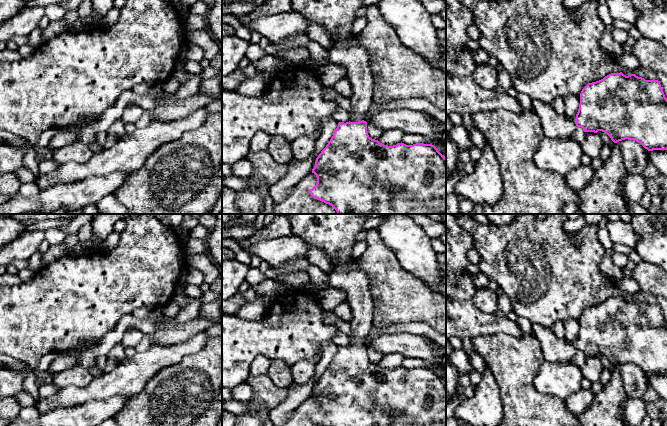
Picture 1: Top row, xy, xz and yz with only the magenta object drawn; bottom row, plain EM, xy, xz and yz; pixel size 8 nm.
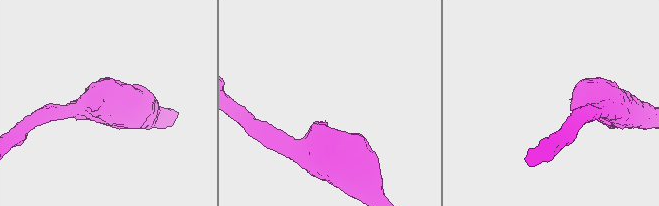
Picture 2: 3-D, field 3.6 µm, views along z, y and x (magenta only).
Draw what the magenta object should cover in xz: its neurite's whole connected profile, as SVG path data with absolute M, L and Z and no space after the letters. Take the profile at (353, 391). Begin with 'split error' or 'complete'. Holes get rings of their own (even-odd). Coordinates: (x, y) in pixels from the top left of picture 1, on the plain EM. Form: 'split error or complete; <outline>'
split error; M275 214L286 216L292 234L304 239L310 246L322 249L332 260L334 270L329 274L328 287L346 292L346 301L351 307L351 330L349 346L339 346L326 371L321 375L312 393L317 401L316 409L308 416L311 421L322 426L446 426L446 381L432 368L398 367L388 370L369 361L365 340L373 327L373 299L369 290L368 277L364 271L348 268L352 266L352 247L356 235L367 220L365 214Z

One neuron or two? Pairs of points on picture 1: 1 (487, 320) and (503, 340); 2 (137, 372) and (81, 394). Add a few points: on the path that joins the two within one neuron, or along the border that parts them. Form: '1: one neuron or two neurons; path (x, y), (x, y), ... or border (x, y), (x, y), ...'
1: two neurons; border (521, 336), (493, 333), (475, 337)
2: one neuron; path (123, 380), (95, 390)

